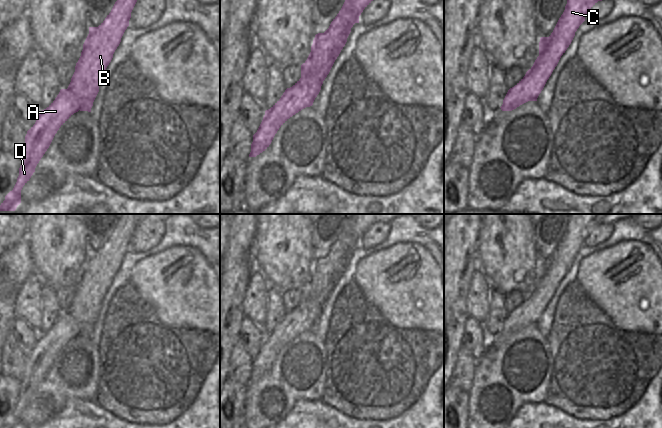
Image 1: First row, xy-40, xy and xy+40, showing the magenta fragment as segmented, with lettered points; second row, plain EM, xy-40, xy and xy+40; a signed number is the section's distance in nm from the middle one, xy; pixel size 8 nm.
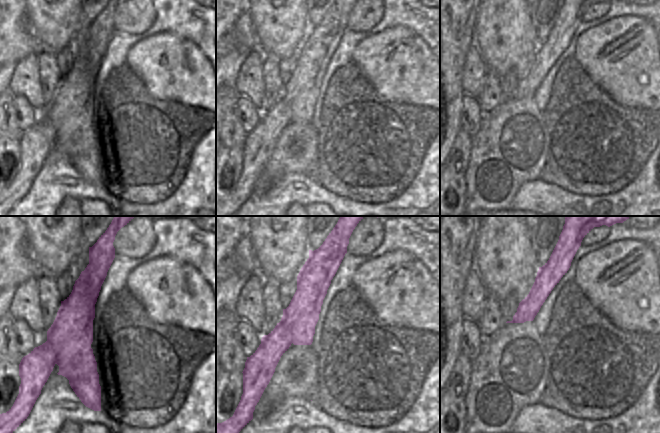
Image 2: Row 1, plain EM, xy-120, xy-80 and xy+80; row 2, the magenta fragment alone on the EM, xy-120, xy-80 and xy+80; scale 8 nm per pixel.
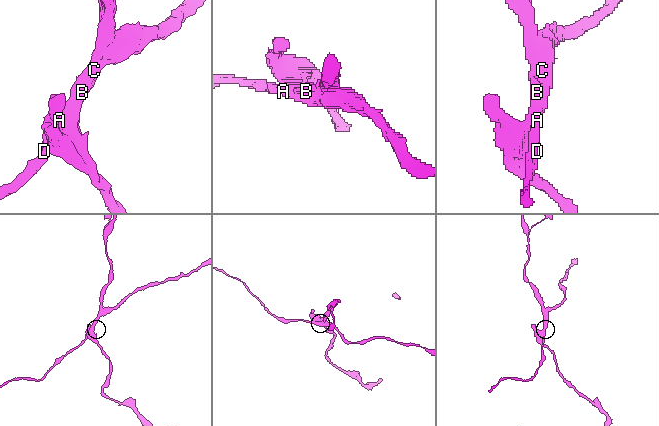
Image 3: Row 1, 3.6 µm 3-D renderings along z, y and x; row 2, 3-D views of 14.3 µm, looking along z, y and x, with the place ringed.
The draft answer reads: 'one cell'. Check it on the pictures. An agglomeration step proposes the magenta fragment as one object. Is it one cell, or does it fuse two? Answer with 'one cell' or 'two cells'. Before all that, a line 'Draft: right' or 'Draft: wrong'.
Draft: wrong
two cells

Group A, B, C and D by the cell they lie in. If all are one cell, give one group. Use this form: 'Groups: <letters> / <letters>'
Groups: A C D / B.

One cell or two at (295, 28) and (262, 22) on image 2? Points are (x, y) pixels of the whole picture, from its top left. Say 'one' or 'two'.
one

